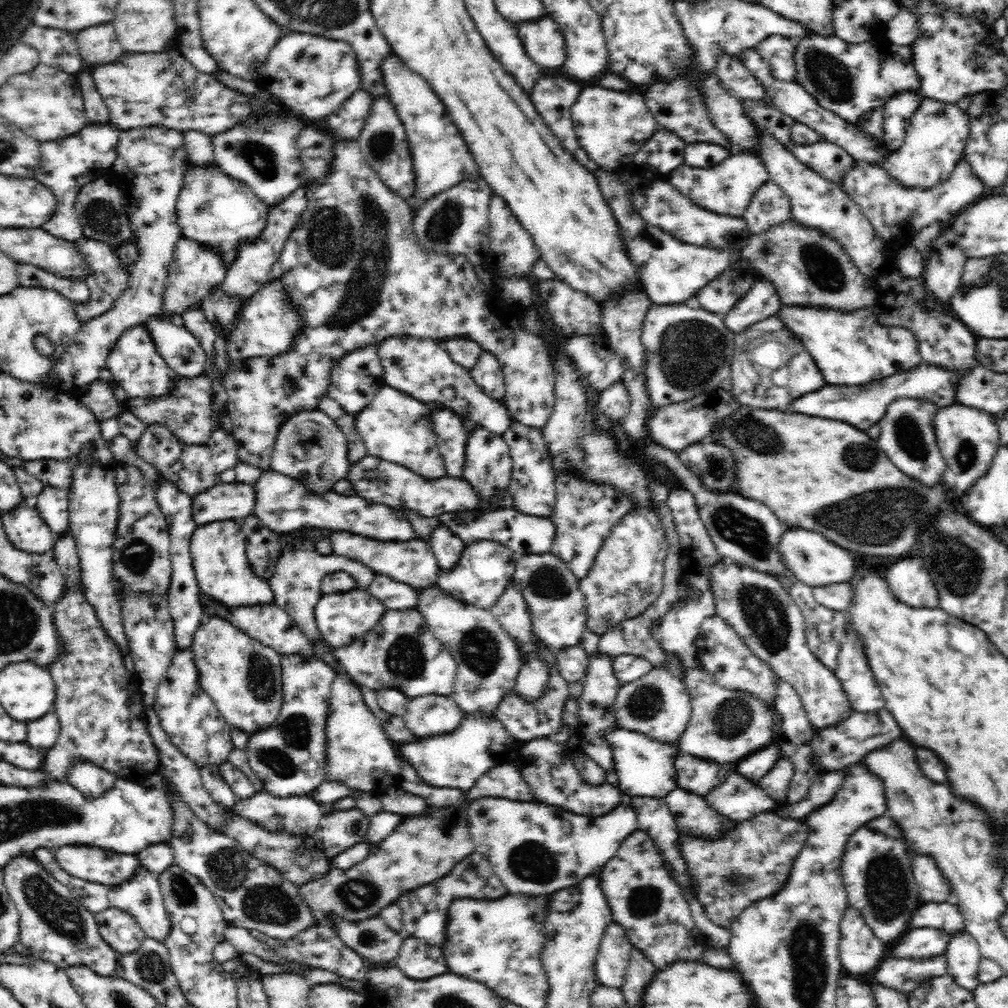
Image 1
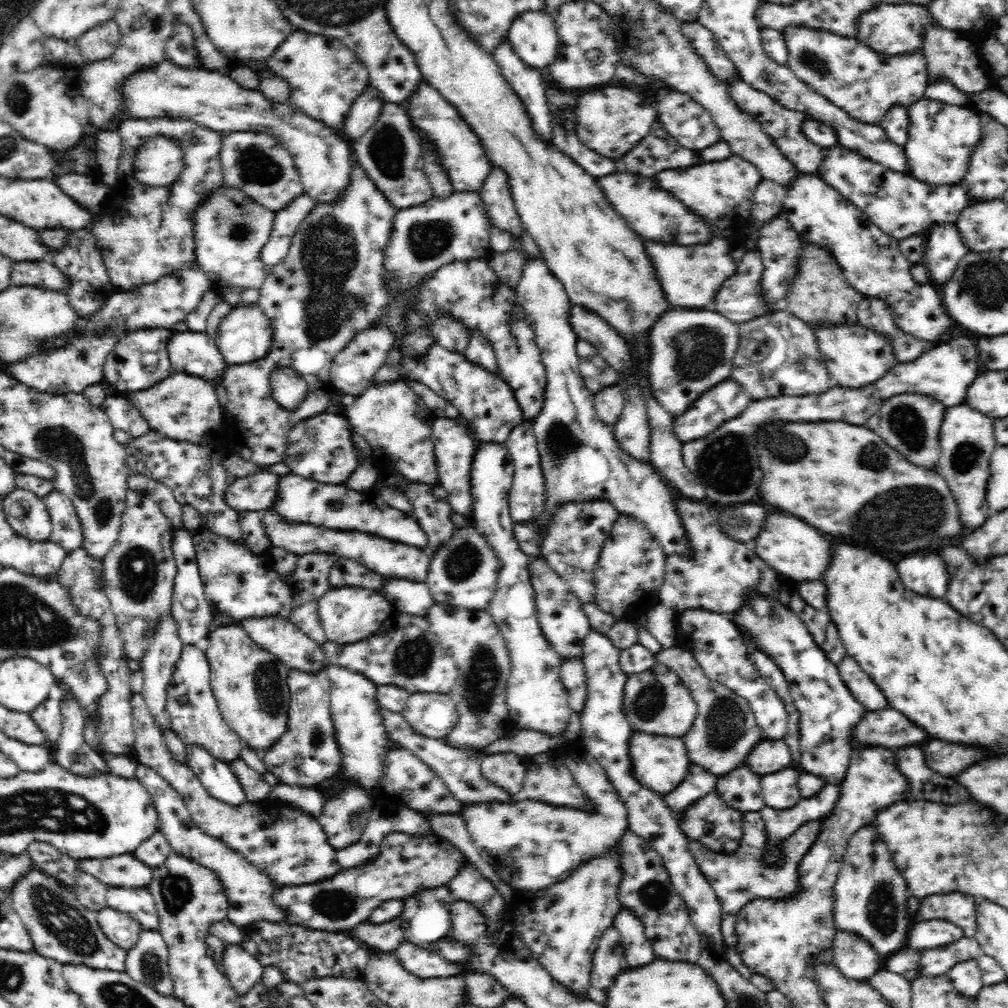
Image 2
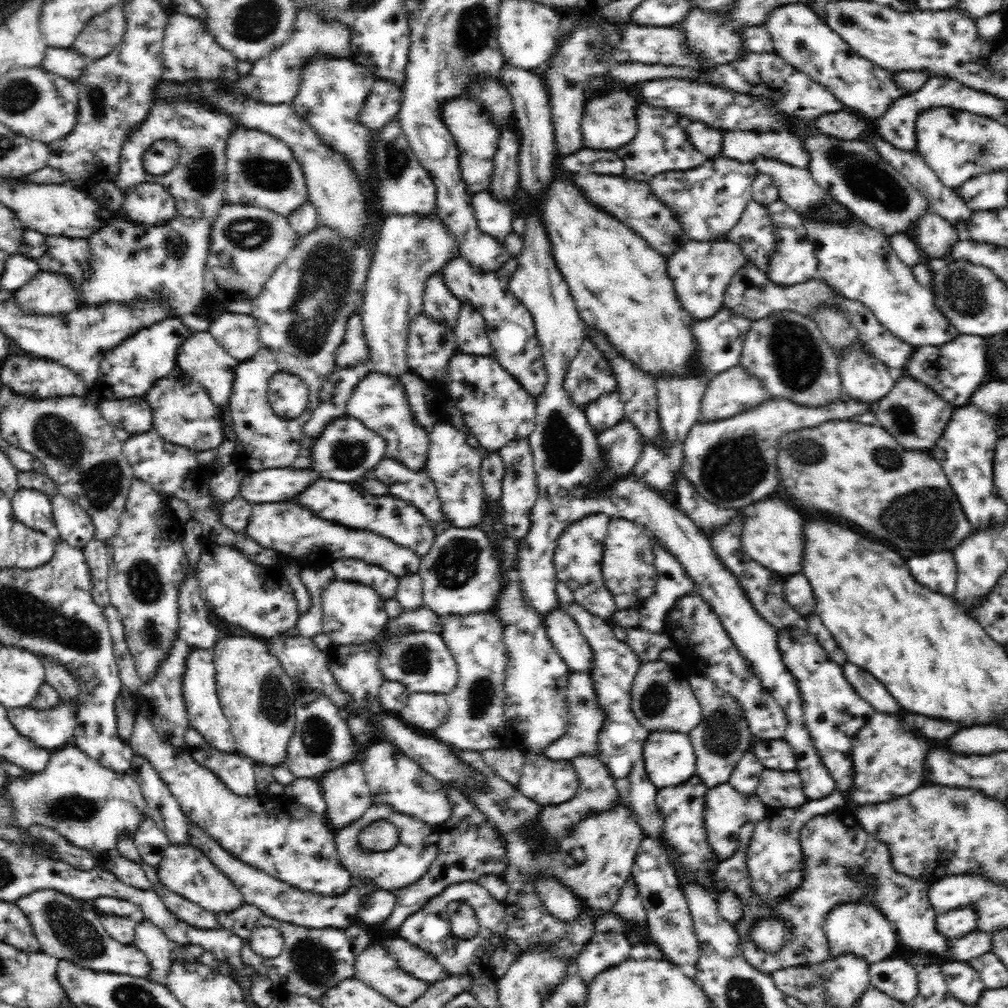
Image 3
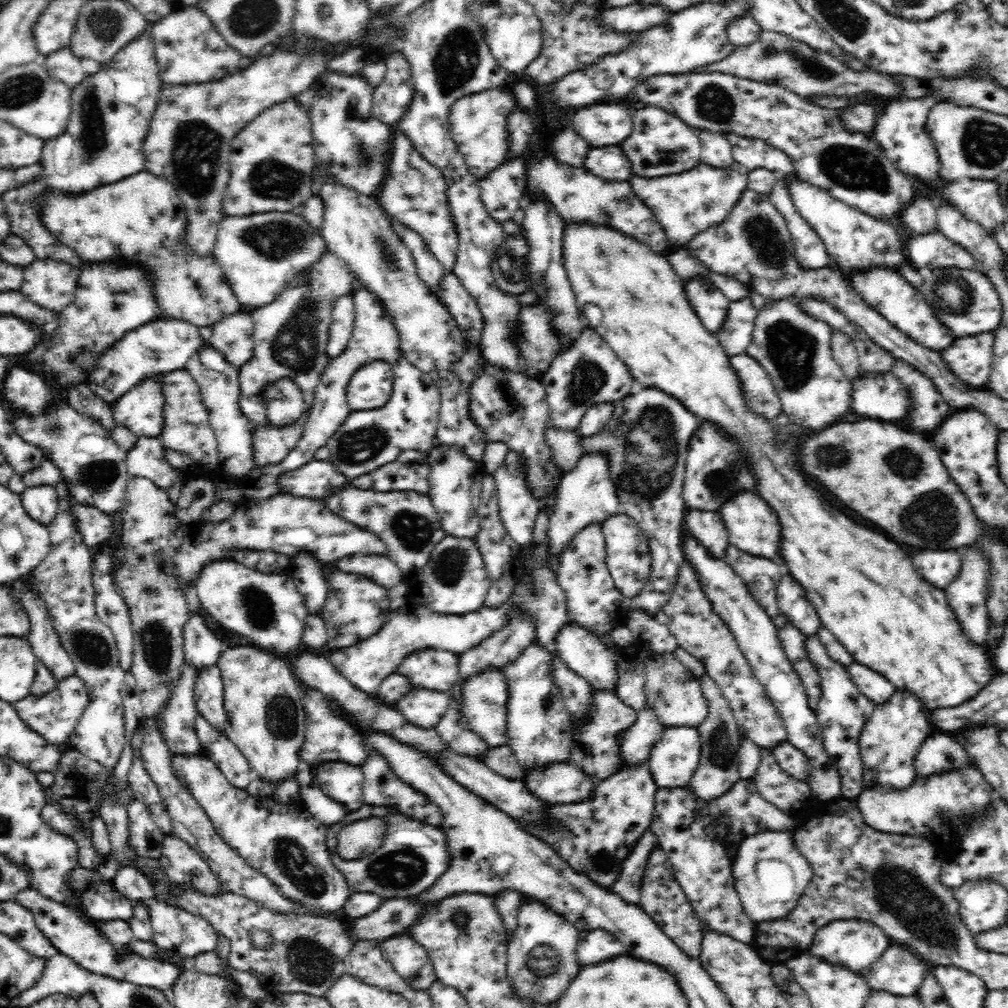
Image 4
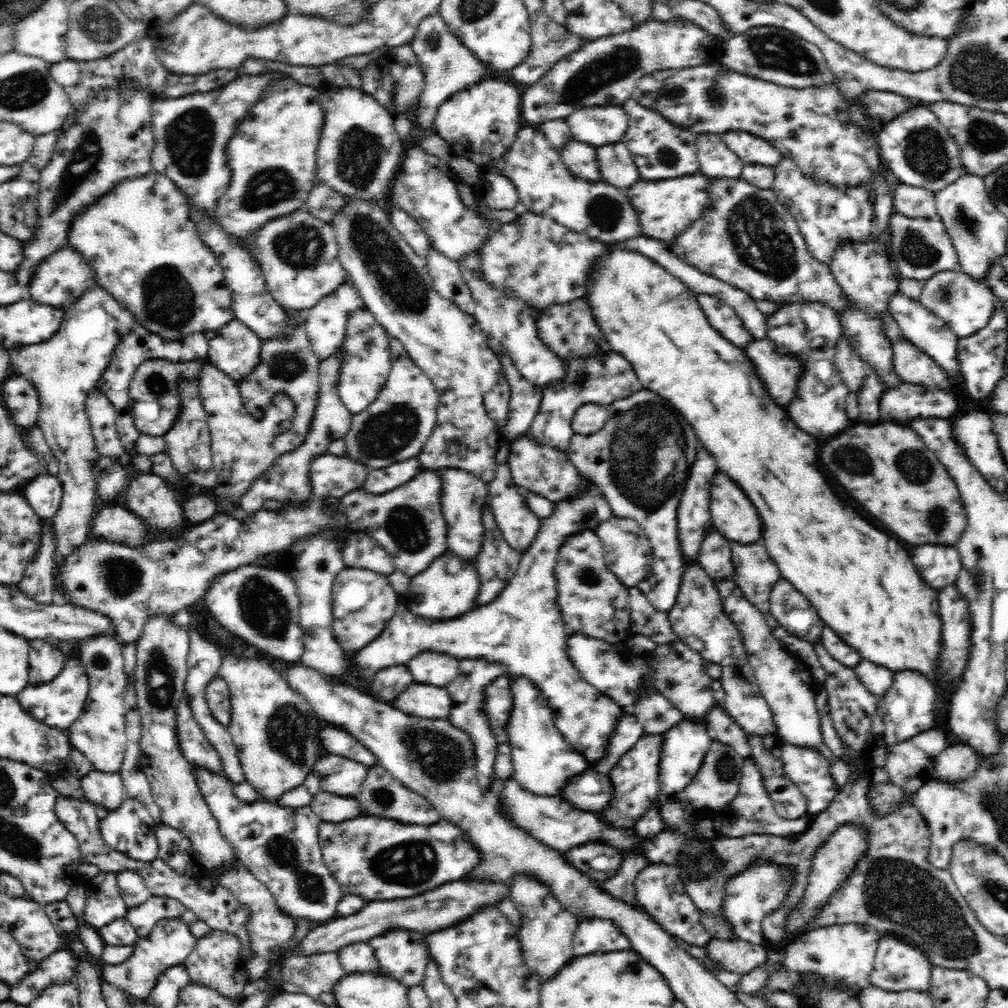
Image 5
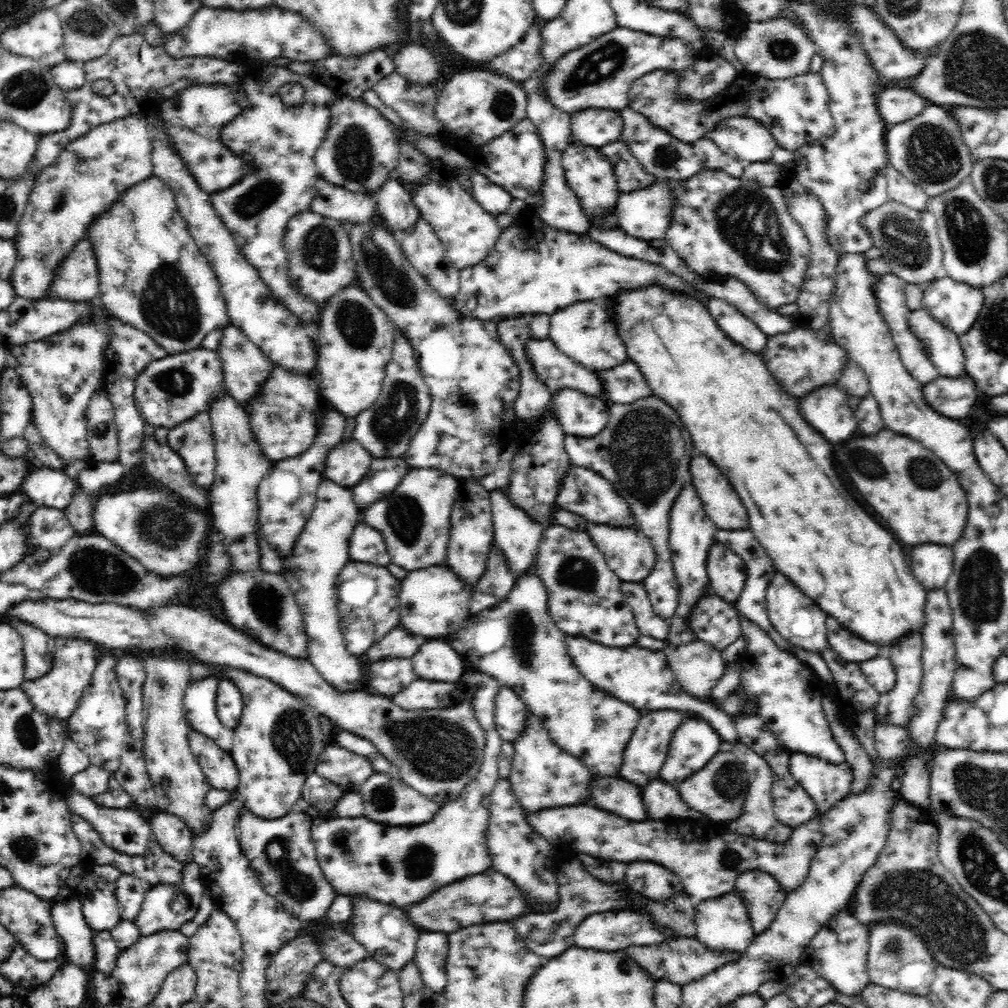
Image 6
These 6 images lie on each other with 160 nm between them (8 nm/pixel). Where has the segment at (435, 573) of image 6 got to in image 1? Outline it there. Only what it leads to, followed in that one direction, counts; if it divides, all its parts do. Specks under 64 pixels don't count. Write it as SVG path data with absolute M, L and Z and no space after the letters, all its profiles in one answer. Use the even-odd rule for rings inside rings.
M474 541L465 546L458 564L451 571L441 570L436 585L446 594L482 609L493 607L513 578L517 556L498 541Z

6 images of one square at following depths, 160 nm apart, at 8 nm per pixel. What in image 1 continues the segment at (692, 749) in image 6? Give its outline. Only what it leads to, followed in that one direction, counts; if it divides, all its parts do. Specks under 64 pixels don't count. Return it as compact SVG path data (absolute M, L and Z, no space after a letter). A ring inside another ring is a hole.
M616 727L604 732L602 737L610 743L612 761L618 775L618 787L631 797L661 799L677 788L674 758L682 752L676 744L660 742L645 734Z

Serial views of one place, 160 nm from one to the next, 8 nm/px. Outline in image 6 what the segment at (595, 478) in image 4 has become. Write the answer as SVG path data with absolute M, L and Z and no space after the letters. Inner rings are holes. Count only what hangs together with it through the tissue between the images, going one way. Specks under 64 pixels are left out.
M535 565L530 566L522 576L519 576L508 592L508 596L492 608L486 608L474 616L466 618L452 633L442 638L429 638L410 634L400 623L388 634L385 634L366 652L366 656L376 662L384 658L411 659L420 650L422 644L434 639L448 642L455 652L469 666L484 672L498 681L500 685L508 686L525 702L528 710L532 711L548 730L553 741L579 758L594 777L619 777L618 770L622 766L624 749L630 740L634 729L641 720L643 711L629 706L619 698L595 688L579 671L566 647L566 634L562 632L556 621L549 613L549 592L541 576L535 571Z

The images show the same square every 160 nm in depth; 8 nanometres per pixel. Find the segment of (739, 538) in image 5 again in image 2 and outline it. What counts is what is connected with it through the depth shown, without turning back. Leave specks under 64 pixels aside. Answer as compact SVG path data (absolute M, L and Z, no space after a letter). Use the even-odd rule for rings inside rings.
M772 509L752 548L766 564L798 582L823 580L832 560L832 546L826 536L800 518Z

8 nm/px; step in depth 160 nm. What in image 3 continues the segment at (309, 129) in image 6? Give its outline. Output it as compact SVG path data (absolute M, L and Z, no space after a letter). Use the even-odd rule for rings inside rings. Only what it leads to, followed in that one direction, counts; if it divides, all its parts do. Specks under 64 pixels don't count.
M234 128L226 140L226 160L225 203L260 207L284 216L297 210L302 204L309 203L303 171L294 160L290 147L278 138L254 129Z

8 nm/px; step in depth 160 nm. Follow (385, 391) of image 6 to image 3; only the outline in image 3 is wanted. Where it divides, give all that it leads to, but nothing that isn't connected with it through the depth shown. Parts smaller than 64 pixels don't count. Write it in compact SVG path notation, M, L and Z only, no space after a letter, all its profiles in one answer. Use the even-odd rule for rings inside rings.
M412 371L404 373L398 379L403 384L418 424L431 428L436 422L447 420L447 412L444 411L447 395L441 386ZM348 414L328 422L318 437L313 441L313 446L307 452L311 457L310 469L316 471L322 479L349 481L357 484L362 474L366 470L374 468L386 452L384 438L376 435L366 428L364 423Z

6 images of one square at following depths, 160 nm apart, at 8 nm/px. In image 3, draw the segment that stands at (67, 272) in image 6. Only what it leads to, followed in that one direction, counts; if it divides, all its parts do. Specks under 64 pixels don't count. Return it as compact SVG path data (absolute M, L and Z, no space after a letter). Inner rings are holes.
M40 271L12 293L18 307L28 315L68 315L80 307L70 281L50 271Z

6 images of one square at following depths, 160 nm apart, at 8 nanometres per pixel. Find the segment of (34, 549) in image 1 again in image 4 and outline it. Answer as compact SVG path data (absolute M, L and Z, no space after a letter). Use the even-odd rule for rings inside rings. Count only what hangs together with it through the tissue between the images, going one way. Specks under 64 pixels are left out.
M53 486L26 487L20 493L18 503L24 507L32 522L46 526L56 518L59 511L59 501Z

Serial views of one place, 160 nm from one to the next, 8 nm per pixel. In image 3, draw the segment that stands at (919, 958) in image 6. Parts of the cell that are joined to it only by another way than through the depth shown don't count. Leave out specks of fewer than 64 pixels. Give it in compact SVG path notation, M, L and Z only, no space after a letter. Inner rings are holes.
M889 957L869 966L870 986L902 1003L911 1003L918 992L918 970L905 957Z

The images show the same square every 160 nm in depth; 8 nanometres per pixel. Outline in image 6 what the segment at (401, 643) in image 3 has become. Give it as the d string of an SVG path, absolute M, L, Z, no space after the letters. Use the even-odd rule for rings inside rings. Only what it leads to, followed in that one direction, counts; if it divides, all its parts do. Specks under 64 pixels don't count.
M434 639L420 646L410 659L414 672L422 680L454 683L461 678L467 663L455 652L448 642Z

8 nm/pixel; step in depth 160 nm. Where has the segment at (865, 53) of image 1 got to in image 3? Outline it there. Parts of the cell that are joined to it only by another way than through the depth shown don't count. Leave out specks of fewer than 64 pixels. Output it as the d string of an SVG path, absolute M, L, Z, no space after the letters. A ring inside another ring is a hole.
M794 3L774 9L764 25L772 37L777 55L812 81L830 90L846 110L862 115L869 122L876 122L894 102L910 94L894 80L898 72L876 66L867 58L856 54L824 19L812 13L806 3Z

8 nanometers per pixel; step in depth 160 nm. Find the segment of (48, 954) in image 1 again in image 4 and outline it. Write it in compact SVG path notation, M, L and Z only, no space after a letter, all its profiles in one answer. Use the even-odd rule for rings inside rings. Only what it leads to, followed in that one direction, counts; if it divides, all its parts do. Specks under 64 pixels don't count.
M28 888L18 893L15 896L15 901L33 914L38 929L50 941L50 944L58 949L58 952L70 957L90 972L142 986L151 986L168 994L170 986L180 976L182 967L178 967L174 963L142 958L140 954L134 954L133 950L129 950L127 945L110 942L109 938L100 931L99 922L82 914L75 907L73 900L56 902L40 894L38 890Z

